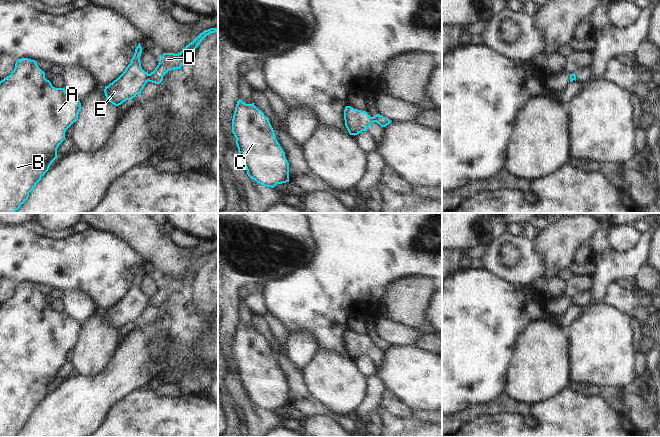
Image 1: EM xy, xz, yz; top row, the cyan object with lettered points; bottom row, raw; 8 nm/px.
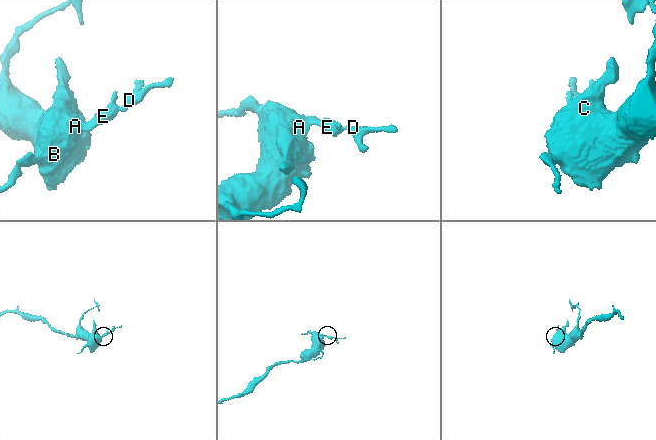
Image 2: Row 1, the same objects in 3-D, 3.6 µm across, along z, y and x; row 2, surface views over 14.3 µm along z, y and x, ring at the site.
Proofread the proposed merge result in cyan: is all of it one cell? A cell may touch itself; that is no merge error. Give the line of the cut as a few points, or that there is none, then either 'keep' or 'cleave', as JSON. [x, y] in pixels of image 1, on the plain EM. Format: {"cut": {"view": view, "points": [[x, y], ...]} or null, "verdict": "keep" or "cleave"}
{"cut": {"view": "xy", "points": [[149, 298], [147, 304]]}, "verdict": "cleave"}

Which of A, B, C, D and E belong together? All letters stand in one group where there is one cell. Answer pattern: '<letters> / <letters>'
A B C E / D

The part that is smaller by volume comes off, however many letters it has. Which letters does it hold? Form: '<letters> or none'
D

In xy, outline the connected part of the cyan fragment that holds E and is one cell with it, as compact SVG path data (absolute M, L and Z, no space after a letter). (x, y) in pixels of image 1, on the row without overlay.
M139 267L125 295L108 310L105 310L105 320L113 329L119 330L126 324L133 323L142 316L148 306L149 298L141 291L141 277L142 271Z

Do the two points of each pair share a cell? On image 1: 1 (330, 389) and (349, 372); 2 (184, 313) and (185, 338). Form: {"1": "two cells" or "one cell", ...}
{"1": "one cell", "2": "one cell"}

